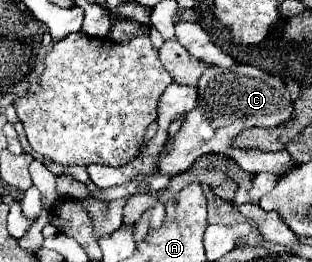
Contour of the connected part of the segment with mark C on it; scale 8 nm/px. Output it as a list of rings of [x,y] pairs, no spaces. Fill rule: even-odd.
[[[237,64],[231,68],[213,66],[205,70],[205,74],[197,82],[199,100],[193,112],[187,114],[181,130],[167,140],[167,152],[159,158],[157,174],[173,178],[191,168],[191,164],[203,154],[225,154],[233,158],[243,170],[251,174],[267,172],[267,166],[249,166],[243,162],[243,152],[233,146],[239,136],[239,128],[251,126],[279,126],[287,122],[293,114],[293,102],[289,98],[289,90],[283,80],[277,76],[269,76],[255,66]]]

